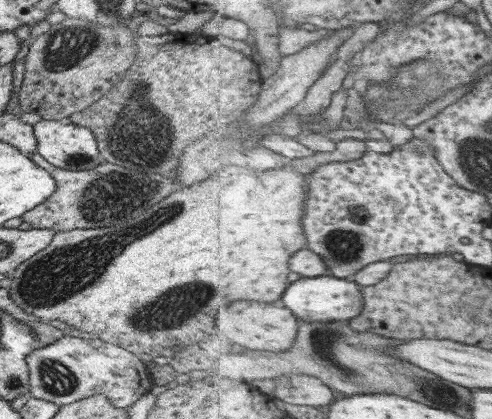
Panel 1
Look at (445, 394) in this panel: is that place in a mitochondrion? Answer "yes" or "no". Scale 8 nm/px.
yes

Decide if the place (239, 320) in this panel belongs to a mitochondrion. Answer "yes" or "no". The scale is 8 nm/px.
no

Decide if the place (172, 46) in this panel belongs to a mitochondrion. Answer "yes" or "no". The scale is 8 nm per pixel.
no

